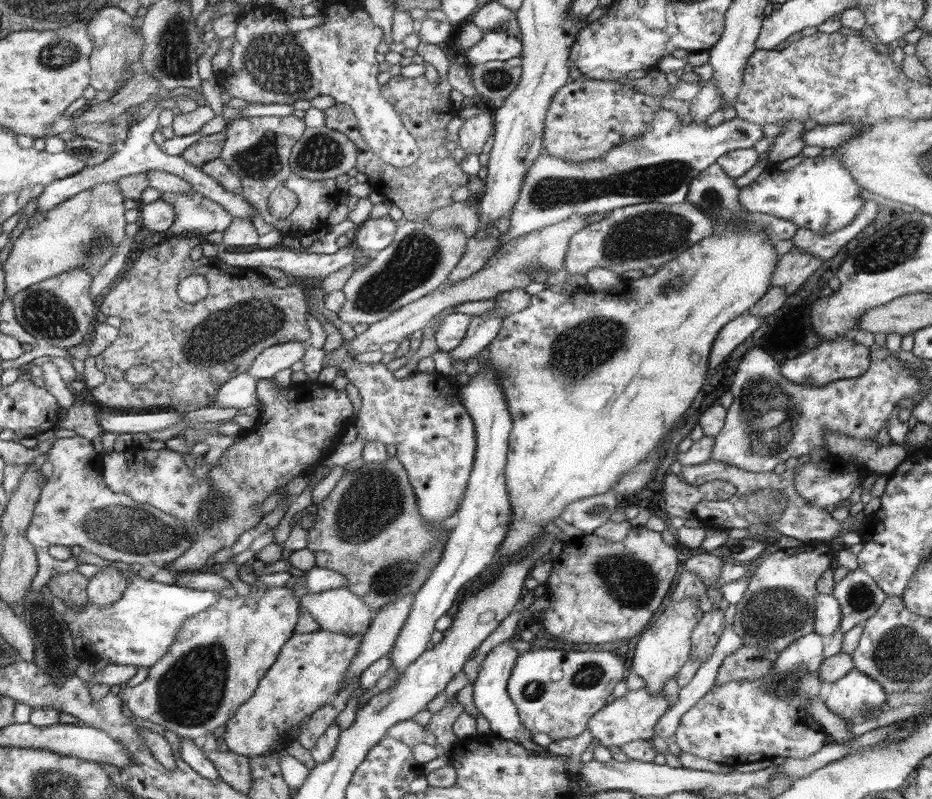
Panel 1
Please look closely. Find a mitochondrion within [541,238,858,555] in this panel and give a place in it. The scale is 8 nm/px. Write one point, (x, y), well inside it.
(769, 417)

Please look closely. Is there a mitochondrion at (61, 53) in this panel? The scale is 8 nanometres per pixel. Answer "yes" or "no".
yes

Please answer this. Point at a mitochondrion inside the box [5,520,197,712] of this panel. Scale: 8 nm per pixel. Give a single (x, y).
(54, 651)

